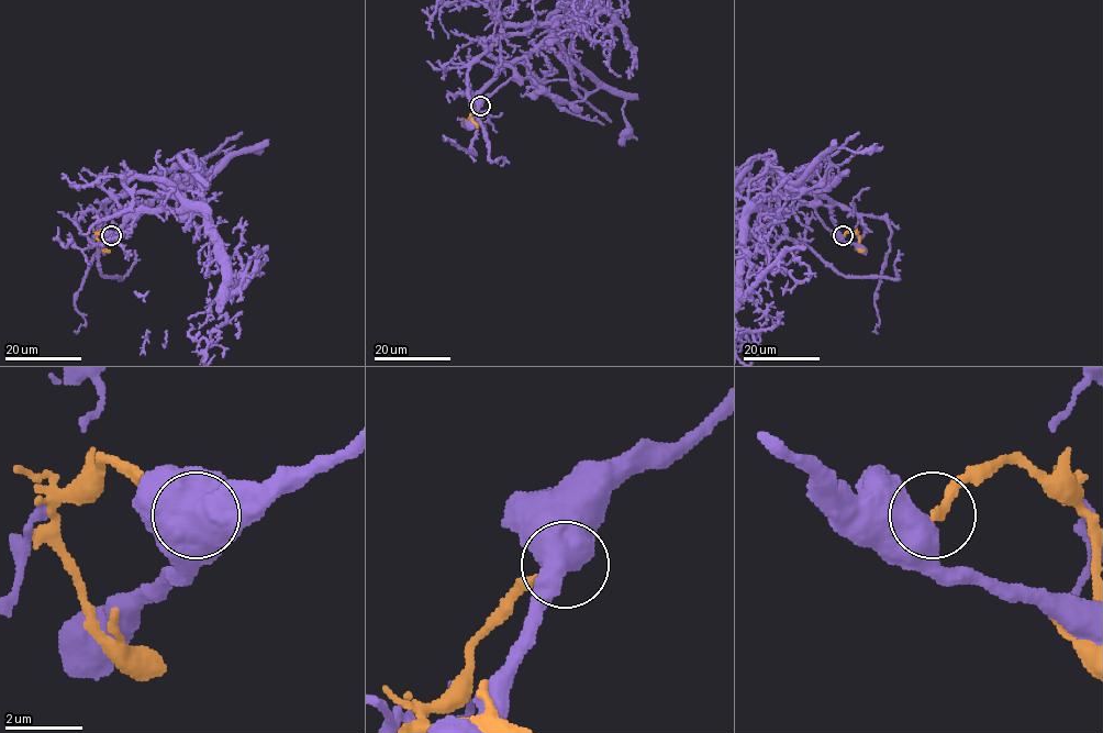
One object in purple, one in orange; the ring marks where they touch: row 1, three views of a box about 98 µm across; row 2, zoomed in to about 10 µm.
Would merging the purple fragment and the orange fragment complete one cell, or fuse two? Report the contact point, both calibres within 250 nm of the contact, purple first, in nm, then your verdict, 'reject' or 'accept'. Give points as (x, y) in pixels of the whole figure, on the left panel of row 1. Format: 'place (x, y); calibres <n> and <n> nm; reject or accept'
place (111, 235); calibres 750 and 200 nm; reject

